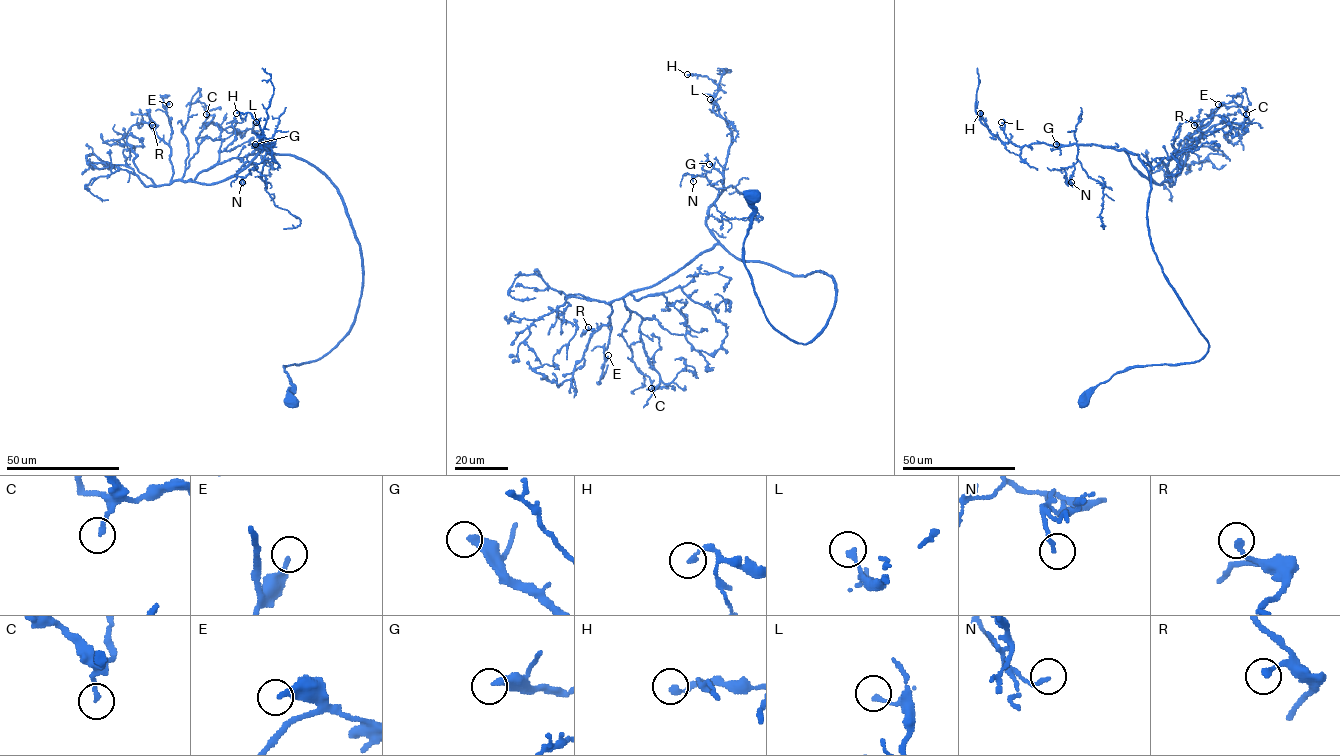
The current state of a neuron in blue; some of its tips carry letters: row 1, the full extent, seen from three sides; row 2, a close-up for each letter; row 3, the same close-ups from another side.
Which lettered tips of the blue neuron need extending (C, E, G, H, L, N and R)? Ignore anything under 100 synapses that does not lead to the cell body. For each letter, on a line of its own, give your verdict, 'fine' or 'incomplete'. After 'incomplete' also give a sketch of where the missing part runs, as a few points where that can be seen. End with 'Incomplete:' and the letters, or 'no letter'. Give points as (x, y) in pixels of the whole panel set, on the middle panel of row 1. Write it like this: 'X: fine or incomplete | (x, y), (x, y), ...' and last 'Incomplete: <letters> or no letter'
C: fine
E: fine
G: incomplete | (709, 164), (696, 129), (677, 103), (676, 92), (674, 90), (670, 95), (673, 100), (657, 92)
H: fine
L: fine
N: fine
R: fine
Incomplete: G

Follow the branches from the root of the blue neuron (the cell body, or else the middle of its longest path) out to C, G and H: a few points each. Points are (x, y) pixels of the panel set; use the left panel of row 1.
C: (293, 403), (284, 367), (354, 321), (360, 246), (338, 188), (293, 156), (184, 181), (190, 104), (206, 114)
G: (293, 403), (284, 367), (318, 359), (348, 331), (361, 295), (362, 254), (338, 188), (307, 162), (255, 144)
H: (293, 403), (284, 367), (348, 331), (362, 254), (338, 188), (254, 148), (274, 143), (236, 113)

